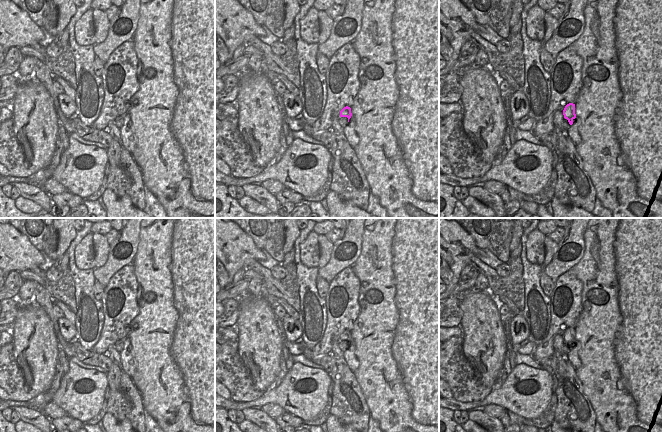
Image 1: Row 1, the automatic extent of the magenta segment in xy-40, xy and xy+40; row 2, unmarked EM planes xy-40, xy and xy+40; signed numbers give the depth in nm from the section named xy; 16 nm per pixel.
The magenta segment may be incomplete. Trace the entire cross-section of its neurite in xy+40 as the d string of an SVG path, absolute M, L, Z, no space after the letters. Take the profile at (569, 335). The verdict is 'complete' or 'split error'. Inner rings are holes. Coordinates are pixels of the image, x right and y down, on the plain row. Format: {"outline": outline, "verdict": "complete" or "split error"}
{"outline": "M569 327L563 334L564 342L568 344L570 351L567 354L568 360L571 362L575 370L581 367L581 360L578 356L580 343L575 338L575 328Z", "verdict": "split error"}

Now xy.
{"outline": "M346 330L340 335L340 341L347 341L348 348L344 352L344 359L349 369L354 372L359 367L359 361L355 355L356 345L351 337L351 332Z", "verdict": "split error"}

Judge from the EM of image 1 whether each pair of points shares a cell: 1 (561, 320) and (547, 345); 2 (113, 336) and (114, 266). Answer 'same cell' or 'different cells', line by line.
1: same cell
2: different cells

